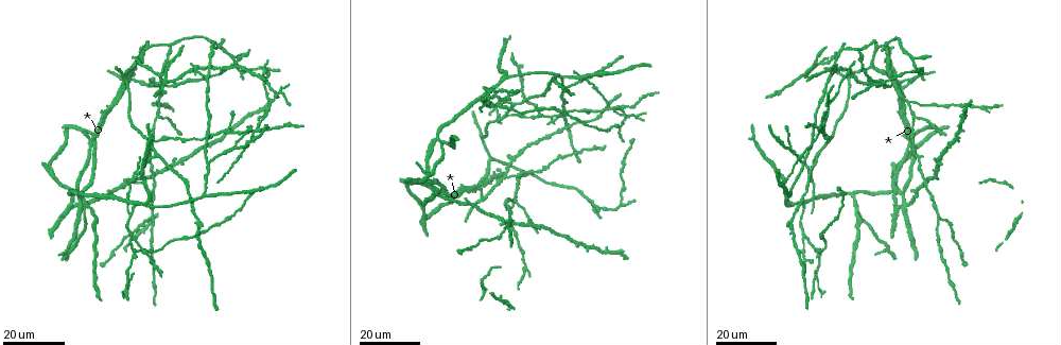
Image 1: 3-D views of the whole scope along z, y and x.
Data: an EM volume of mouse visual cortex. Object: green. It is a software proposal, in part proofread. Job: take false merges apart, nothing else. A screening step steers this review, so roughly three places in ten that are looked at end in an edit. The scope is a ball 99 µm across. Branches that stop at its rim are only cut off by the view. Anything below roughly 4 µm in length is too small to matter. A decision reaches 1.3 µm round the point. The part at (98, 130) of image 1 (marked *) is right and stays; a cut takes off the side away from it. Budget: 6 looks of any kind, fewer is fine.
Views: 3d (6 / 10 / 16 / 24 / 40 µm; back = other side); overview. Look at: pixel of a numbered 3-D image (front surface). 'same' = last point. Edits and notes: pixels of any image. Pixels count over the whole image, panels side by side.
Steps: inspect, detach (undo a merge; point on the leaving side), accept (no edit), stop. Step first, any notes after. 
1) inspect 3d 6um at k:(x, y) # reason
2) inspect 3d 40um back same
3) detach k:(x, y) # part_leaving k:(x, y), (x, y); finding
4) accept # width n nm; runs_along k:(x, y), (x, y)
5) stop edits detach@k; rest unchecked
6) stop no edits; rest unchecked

inspect 3d 24um at 1:(206, 75) # three arms meet

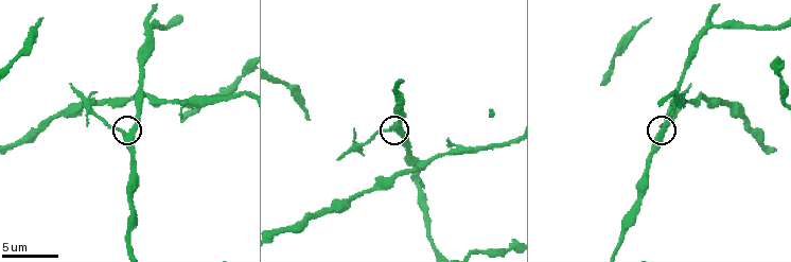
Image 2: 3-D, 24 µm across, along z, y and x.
inspect 3d 6um at 2:(661, 133) # closer look

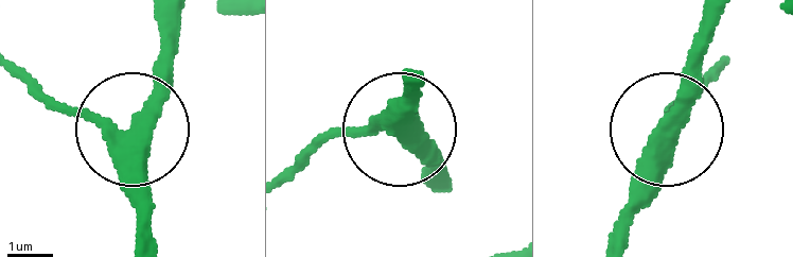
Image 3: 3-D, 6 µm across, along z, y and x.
accept # width 370 nm; runs_along 3:(408, 74), (397, 127), (339, 132), (309, 150); continuous, no second neuron

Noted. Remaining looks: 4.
inspect 3d 16um at 1:(258, 128) # a fork

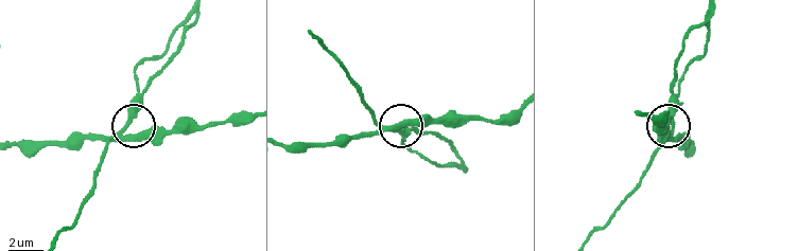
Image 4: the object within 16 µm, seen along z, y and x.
inspect 3d 6um at 4:(123, 129)

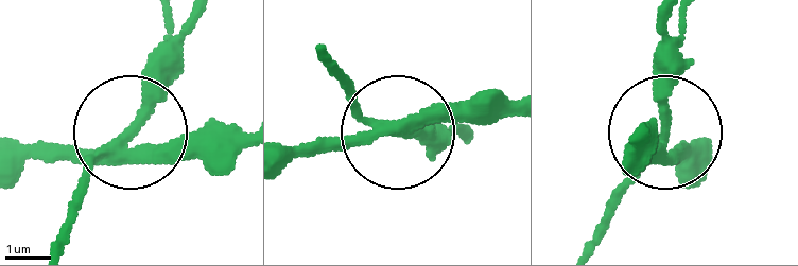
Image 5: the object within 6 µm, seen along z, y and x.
accept # runs_along 5:(704, 173), (651, 143); all the same neuron

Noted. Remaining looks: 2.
inspect 3d 24um at 1:(511, 105)

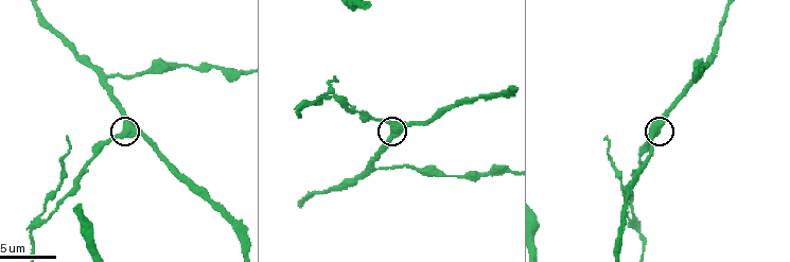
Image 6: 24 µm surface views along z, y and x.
inspect 3d 6um at 6:(394, 125)

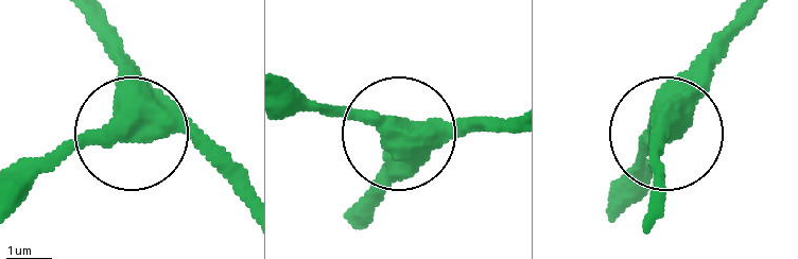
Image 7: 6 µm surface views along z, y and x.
accept # width 550 nm; runs_along 7:(93, 24), (117, 59), (127, 124), (21, 161); continuous, no second neuron

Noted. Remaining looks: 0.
stop no edits; rest unchecked

